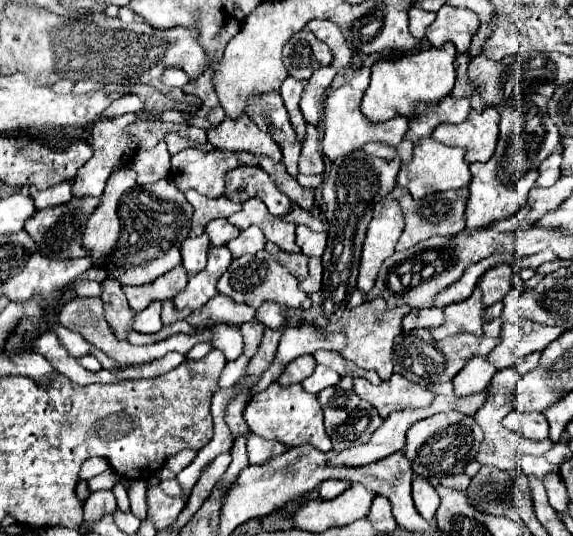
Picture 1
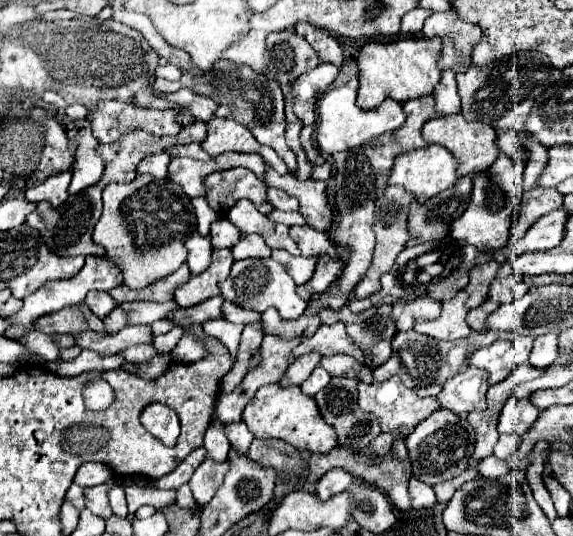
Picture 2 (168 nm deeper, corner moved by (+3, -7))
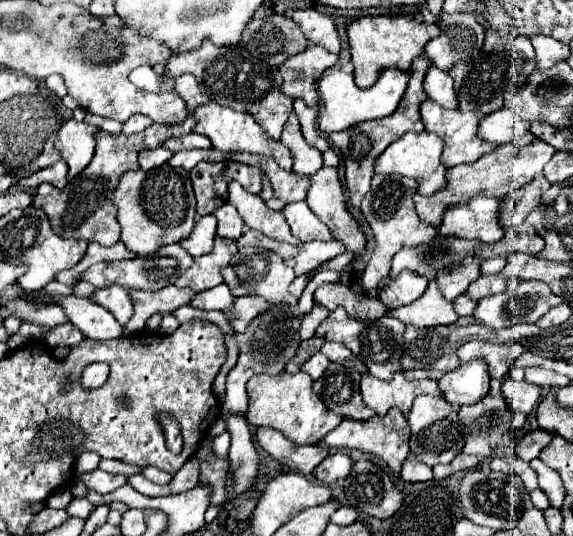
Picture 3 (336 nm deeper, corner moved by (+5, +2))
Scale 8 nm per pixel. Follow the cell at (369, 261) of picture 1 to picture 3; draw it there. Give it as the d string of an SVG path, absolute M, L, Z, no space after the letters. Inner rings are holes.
M374 175L372 177L372 189L364 195L362 205L360 205L366 221L370 223L372 231L374 231L374 239L376 239L376 249L362 275L362 287L368 291L376 289L380 285L380 281L388 277L392 257L402 247L426 245L436 237L436 227L422 223L414 211L412 195L416 193L416 189L418 189L418 183L410 177L402 177L402 175Z

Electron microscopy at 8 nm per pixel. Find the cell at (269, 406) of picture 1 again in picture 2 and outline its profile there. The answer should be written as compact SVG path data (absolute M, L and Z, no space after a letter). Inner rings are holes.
M280 384L262 386L244 408L242 420L256 438L278 438L292 444L296 450L326 454L336 446L336 432L320 418L314 398L302 394L300 386L282 388Z

